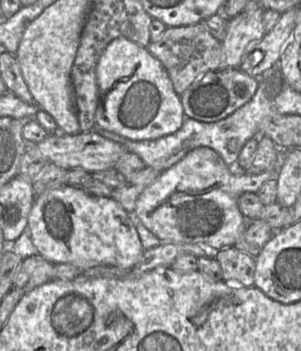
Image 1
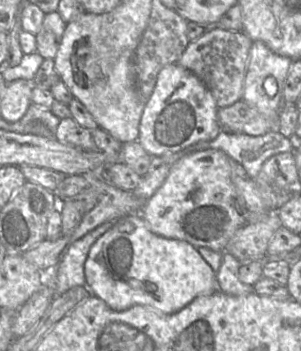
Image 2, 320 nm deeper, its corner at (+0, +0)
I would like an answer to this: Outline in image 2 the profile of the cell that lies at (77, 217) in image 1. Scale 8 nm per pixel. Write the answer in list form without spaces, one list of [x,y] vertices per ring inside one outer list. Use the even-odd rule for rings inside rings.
[[[140,214],[115,220],[114,225],[91,246],[84,272],[85,286],[91,294],[116,311],[142,305],[172,314],[198,296],[220,291],[216,287],[216,272],[196,247],[186,241],[154,234]]]

